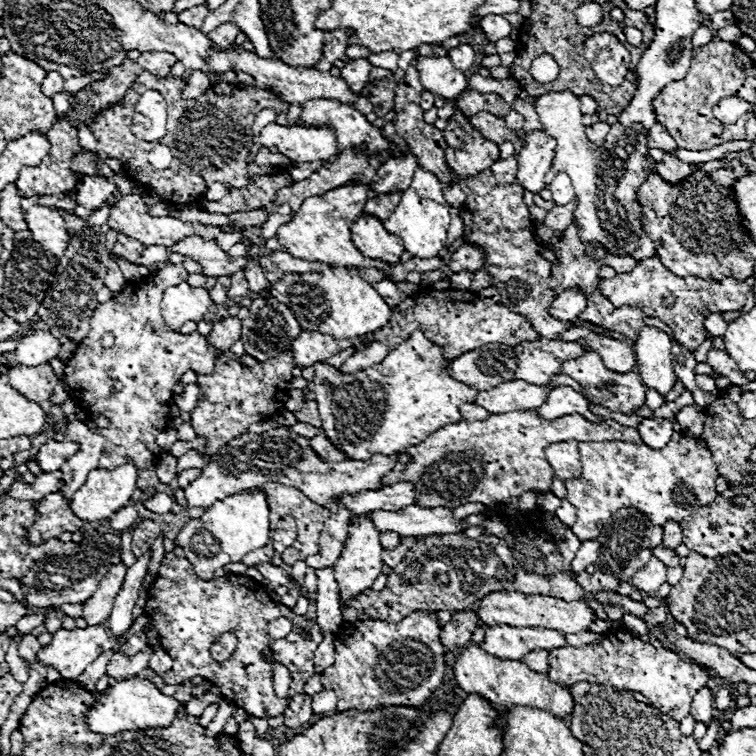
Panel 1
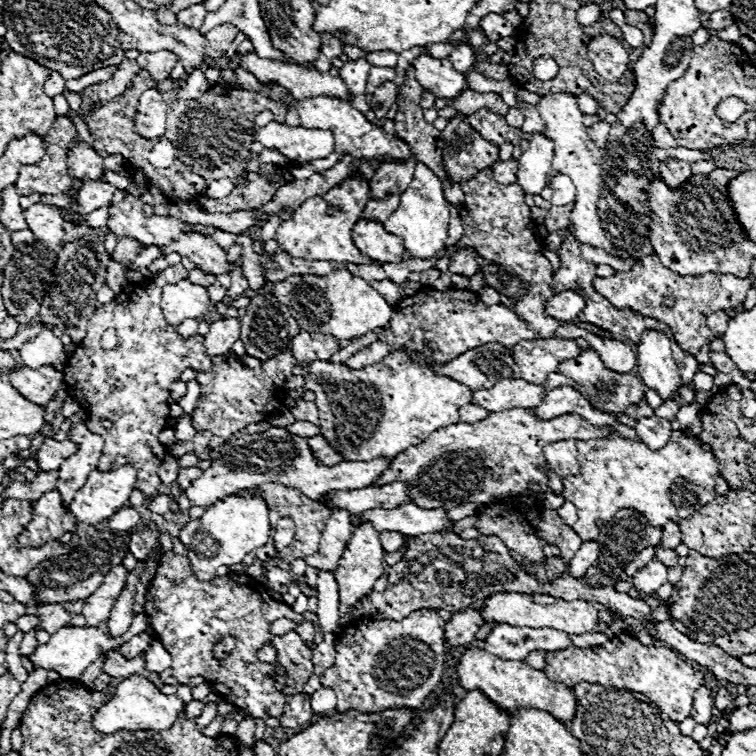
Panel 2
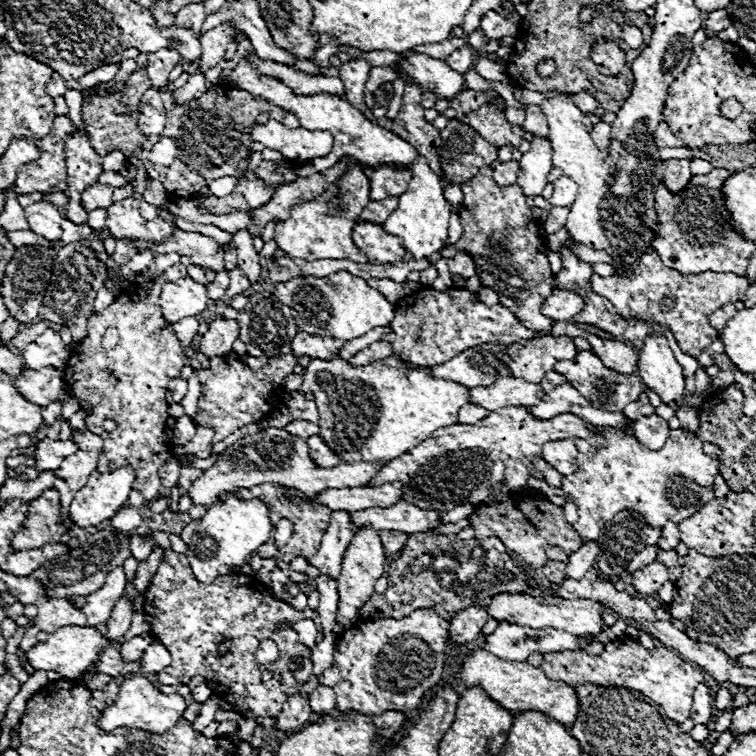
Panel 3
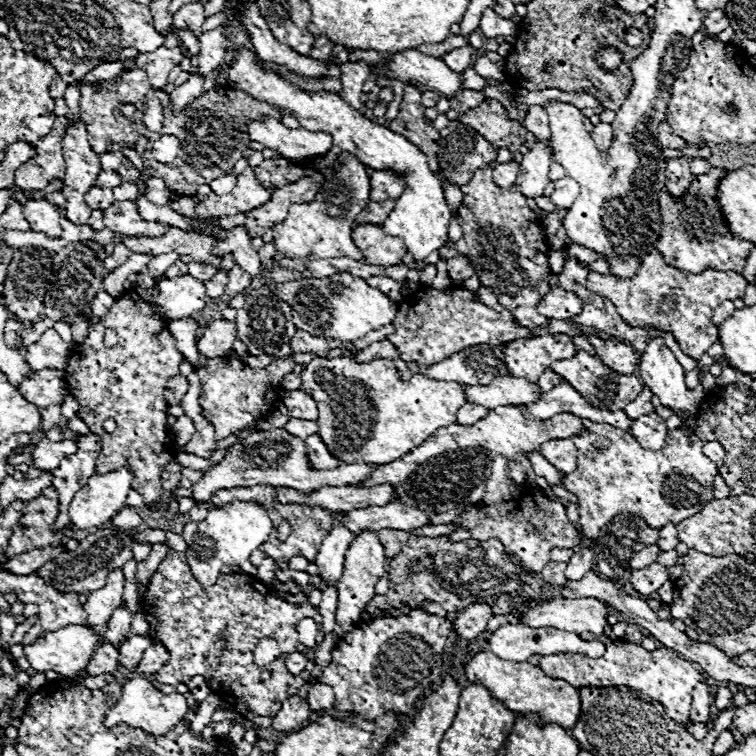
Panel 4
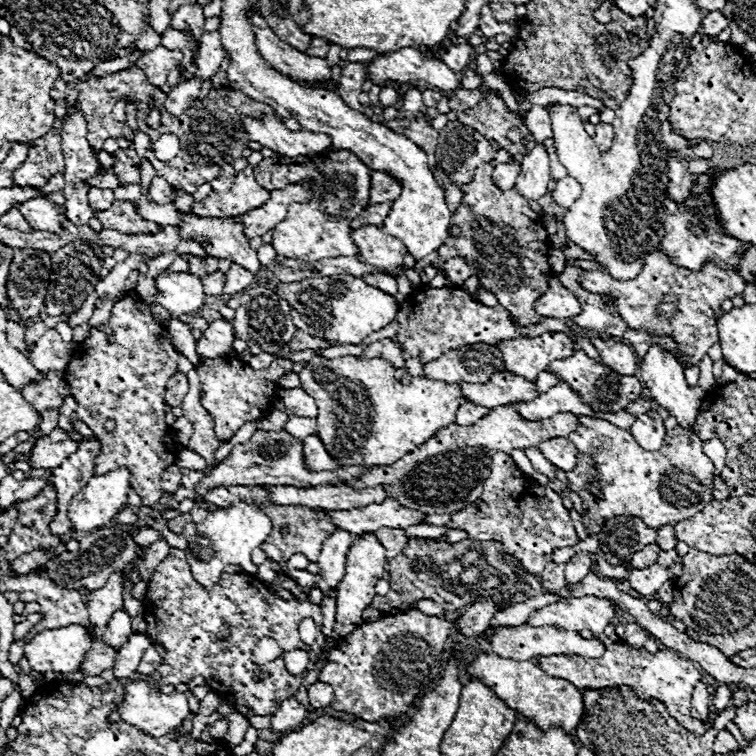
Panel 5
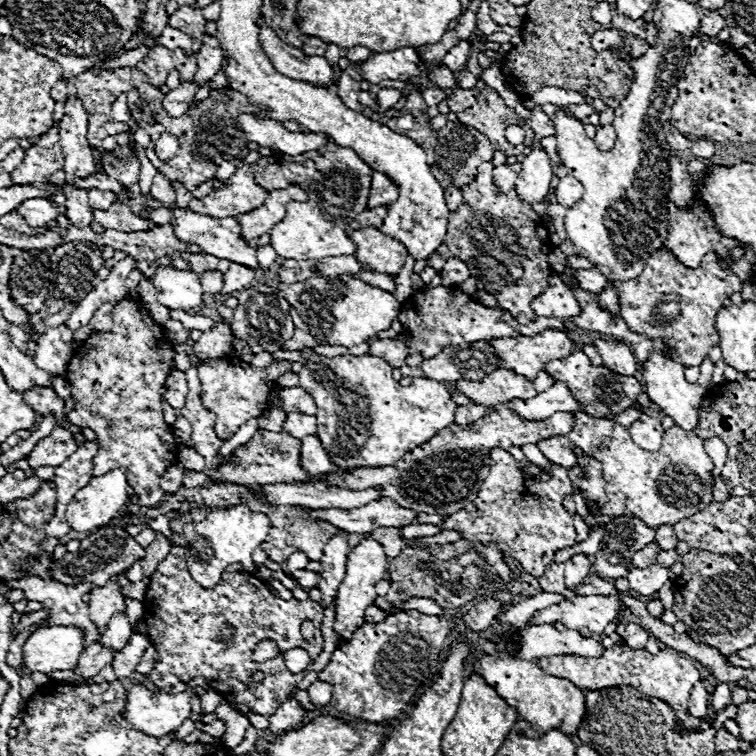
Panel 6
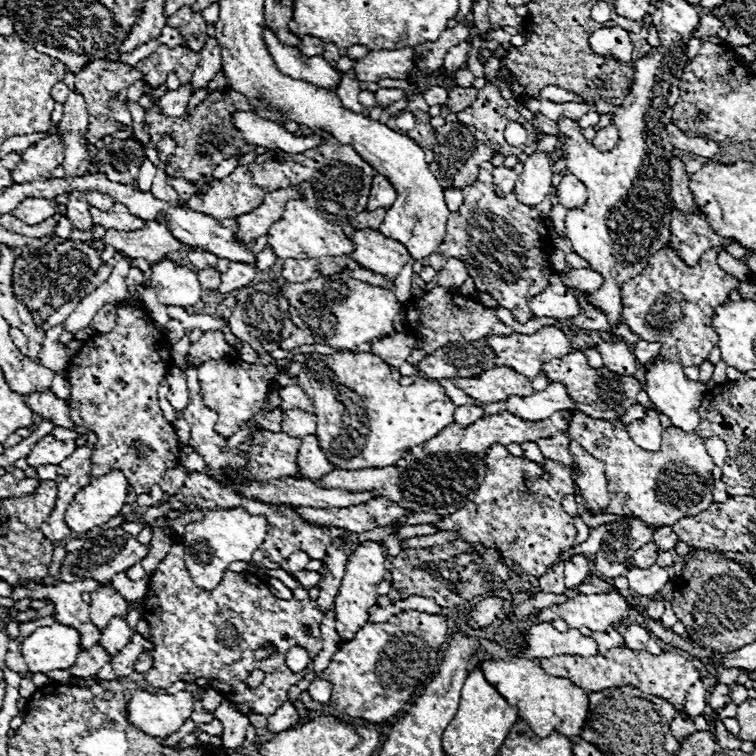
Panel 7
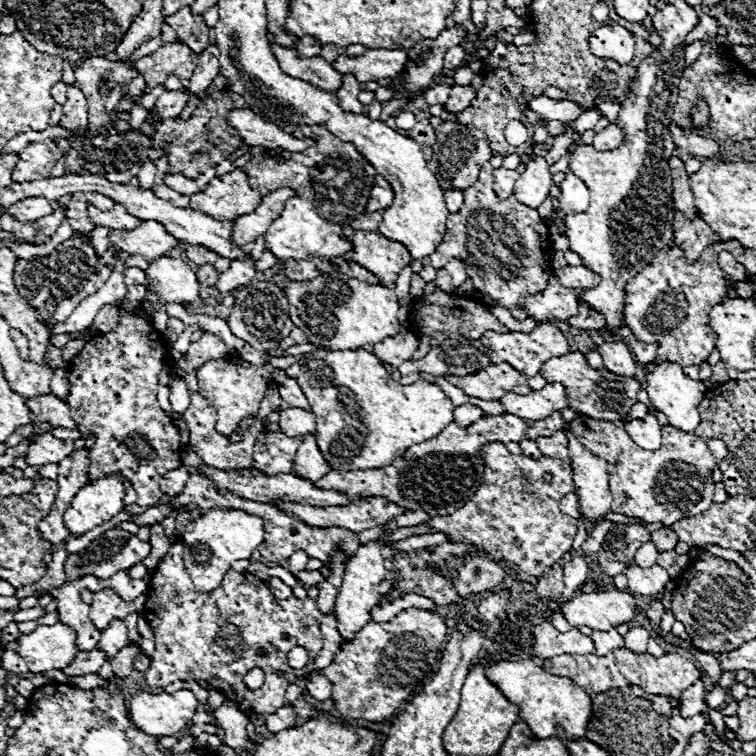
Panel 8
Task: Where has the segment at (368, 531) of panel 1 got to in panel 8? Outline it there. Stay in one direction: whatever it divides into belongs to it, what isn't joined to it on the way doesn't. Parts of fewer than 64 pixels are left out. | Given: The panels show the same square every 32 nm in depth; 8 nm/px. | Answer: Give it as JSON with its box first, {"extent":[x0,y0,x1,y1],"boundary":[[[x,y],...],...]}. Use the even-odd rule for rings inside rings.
{"extent":[334,542,388,640],"boundary":[[[366,542],[362,544],[352,558],[348,558],[346,562],[346,572],[344,572],[344,580],[340,586],[340,594],[336,596],[336,608],[334,608],[334,616],[338,620],[338,632],[344,640],[352,640],[356,638],[356,630],[360,630],[362,626],[366,626],[370,622],[370,610],[374,606],[380,604],[380,594],[378,594],[378,584],[386,578],[388,570],[384,568],[384,556],[382,550],[376,542]]]}

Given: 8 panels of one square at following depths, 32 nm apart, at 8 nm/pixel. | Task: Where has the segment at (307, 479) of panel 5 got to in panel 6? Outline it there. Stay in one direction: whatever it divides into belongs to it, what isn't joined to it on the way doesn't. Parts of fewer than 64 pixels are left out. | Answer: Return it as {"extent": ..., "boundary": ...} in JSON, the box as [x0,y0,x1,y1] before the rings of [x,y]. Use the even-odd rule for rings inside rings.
{"extent":[210,430,328,484],"boundary":[[[258,430],[246,446],[238,446],[234,450],[234,458],[230,462],[224,462],[210,474],[210,480],[214,484],[276,484],[276,482],[324,482],[328,474],[310,476],[302,470],[300,464],[300,446],[302,442],[298,438],[292,438],[288,432],[268,432]]]}

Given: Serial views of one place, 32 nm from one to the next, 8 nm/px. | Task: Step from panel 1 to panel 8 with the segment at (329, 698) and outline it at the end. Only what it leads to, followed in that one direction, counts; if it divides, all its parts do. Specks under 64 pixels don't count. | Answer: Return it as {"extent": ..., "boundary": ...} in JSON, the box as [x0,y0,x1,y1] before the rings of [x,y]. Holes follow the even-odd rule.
{"extent":[306,672,332,702],"boundary":[[[312,672],[310,680],[308,680],[308,686],[306,686],[308,694],[320,702],[328,700],[330,698],[330,692],[332,692],[332,682],[328,682],[320,672]]]}

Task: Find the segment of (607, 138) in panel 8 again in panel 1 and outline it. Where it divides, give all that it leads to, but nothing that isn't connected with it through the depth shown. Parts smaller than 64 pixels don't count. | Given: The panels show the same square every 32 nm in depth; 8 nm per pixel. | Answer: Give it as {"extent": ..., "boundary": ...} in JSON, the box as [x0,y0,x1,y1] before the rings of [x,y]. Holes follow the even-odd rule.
{"extent":[586,122,610,146],"boundary":[[[596,122],[596,124],[592,124],[592,126],[586,126],[586,136],[588,136],[588,140],[594,142],[596,146],[602,146],[608,130],[610,130],[610,124],[608,124],[608,122]]]}

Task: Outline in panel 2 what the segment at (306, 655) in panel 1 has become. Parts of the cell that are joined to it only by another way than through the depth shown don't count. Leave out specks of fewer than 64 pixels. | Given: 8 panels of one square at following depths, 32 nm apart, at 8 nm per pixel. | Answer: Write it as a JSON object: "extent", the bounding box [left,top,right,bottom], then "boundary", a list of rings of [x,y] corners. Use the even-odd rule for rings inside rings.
{"extent":[144,550,322,718],"boundary":[[[172,550],[164,552],[158,572],[148,586],[144,614],[156,632],[156,638],[172,656],[172,666],[159,674],[164,684],[188,684],[190,678],[202,676],[212,688],[222,692],[220,696],[226,702],[238,706],[252,718],[276,718],[284,712],[286,704],[286,696],[278,694],[274,688],[274,666],[254,658],[266,642],[274,644],[276,662],[288,670],[288,694],[300,694],[306,680],[314,674],[312,650],[322,642],[322,632],[316,632],[316,640],[306,644],[294,630],[290,636],[272,636],[268,626],[278,618],[288,618],[300,624],[308,618],[316,618],[316,614],[296,614],[290,606],[272,600],[266,586],[252,576],[226,574],[212,582],[200,582],[186,556],[178,556]],[[224,634],[232,634],[236,638],[236,648],[226,660],[216,660],[212,656],[212,646]],[[232,684],[242,686],[244,690],[230,690]]]}

